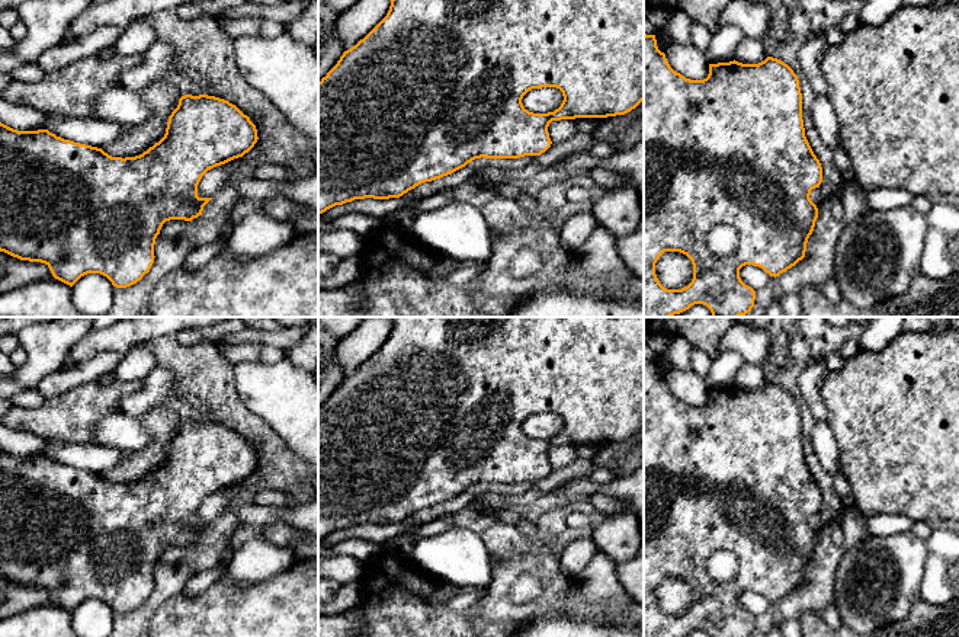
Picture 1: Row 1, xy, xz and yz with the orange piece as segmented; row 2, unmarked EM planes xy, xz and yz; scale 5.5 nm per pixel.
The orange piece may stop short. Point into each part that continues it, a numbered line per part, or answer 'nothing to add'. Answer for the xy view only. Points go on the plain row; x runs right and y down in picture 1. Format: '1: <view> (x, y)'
nothing to add

